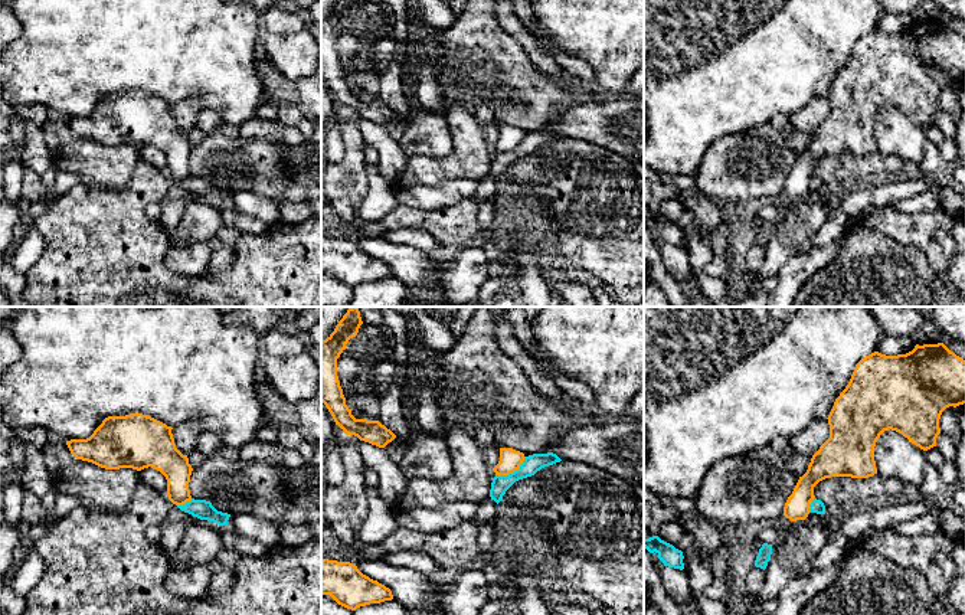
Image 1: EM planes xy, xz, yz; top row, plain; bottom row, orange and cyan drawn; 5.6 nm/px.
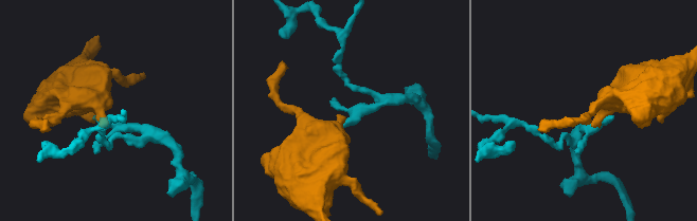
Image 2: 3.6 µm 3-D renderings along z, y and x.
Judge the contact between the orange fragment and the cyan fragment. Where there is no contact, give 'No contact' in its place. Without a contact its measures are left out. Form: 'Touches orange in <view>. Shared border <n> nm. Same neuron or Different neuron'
Touches orange in xz. Shared border 200 nm. Different neuron

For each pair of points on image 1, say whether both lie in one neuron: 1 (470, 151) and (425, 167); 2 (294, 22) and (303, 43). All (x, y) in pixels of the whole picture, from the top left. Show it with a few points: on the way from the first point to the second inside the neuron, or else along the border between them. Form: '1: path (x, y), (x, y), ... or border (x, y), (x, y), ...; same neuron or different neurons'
1: path (458, 163), (450, 167), (437, 167); same neuron
2: border (306, 28), (297, 32), (262, 30); different neurons

